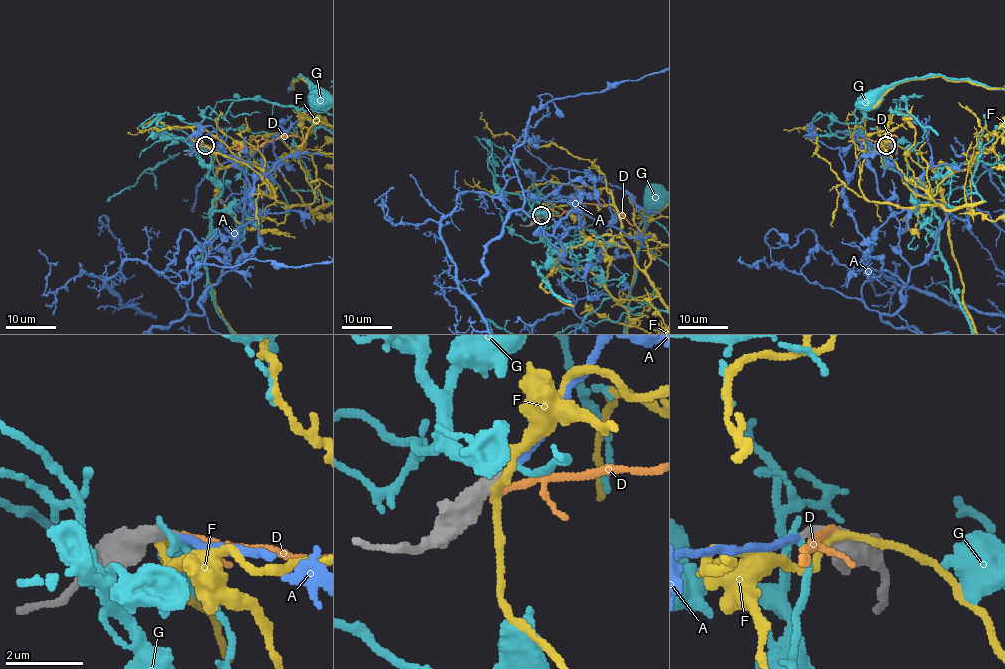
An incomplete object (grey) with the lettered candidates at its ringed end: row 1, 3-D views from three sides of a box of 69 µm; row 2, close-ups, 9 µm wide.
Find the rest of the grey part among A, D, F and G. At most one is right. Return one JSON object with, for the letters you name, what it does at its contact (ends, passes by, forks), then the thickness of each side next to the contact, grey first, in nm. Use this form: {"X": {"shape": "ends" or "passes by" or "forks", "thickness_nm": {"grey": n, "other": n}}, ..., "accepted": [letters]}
{"A": {"shape": "ends", "thickness_nm": {"grey": 320, "other": 200}}, "accepted": ["A"]}

